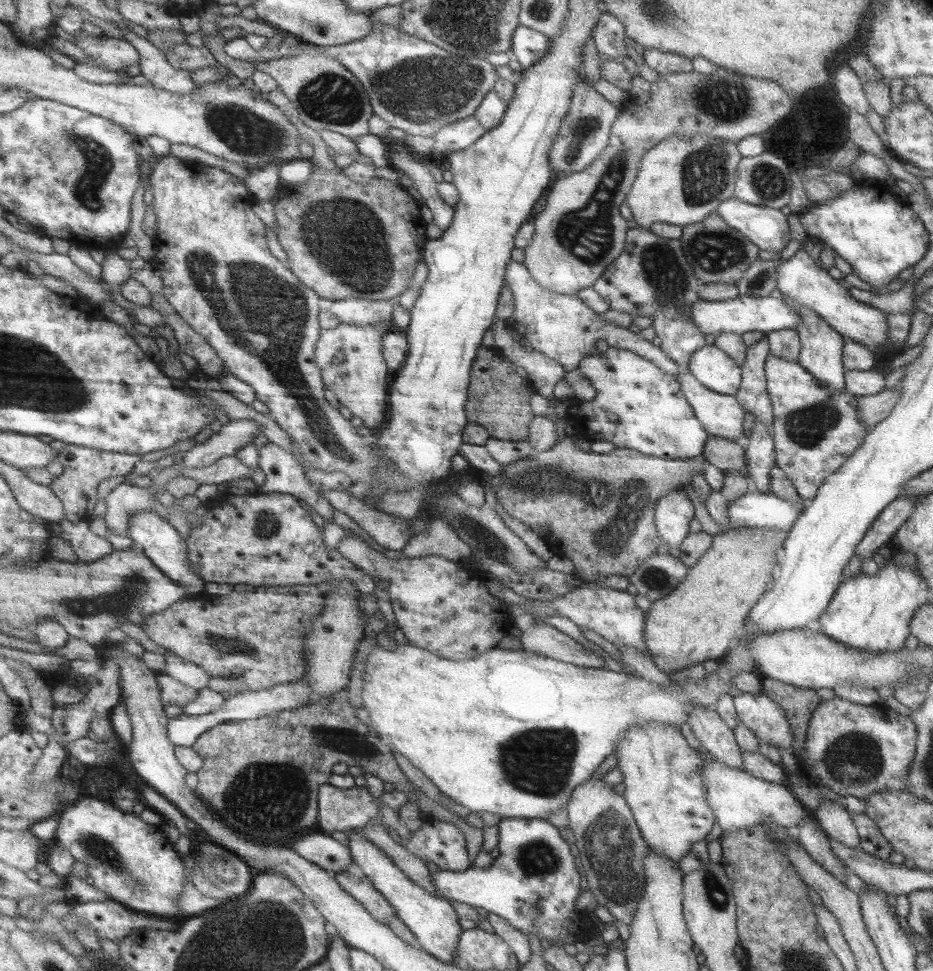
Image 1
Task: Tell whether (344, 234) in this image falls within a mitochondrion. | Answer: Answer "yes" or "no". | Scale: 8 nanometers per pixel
yes

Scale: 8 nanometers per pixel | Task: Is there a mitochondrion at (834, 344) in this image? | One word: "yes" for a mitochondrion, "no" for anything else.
no

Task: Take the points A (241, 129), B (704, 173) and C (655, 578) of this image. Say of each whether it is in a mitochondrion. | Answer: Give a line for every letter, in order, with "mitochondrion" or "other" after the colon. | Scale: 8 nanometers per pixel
A: mitochondrion
B: mitochondrion
C: mitochondrion

